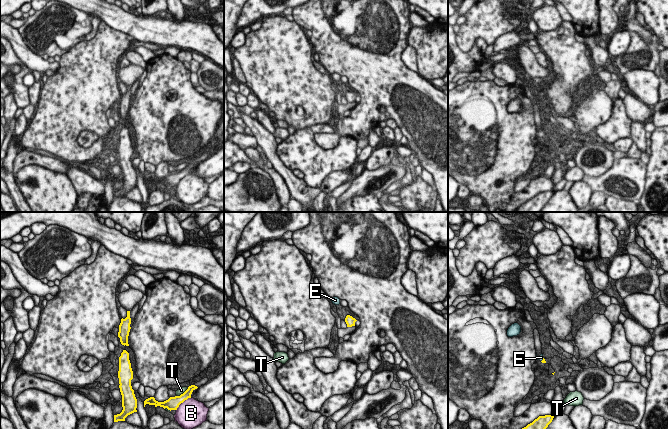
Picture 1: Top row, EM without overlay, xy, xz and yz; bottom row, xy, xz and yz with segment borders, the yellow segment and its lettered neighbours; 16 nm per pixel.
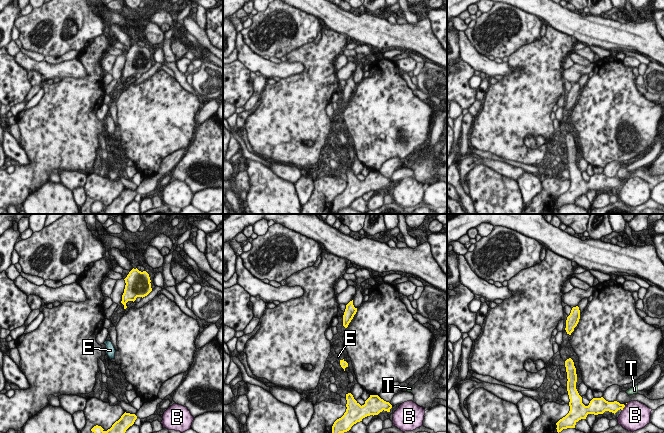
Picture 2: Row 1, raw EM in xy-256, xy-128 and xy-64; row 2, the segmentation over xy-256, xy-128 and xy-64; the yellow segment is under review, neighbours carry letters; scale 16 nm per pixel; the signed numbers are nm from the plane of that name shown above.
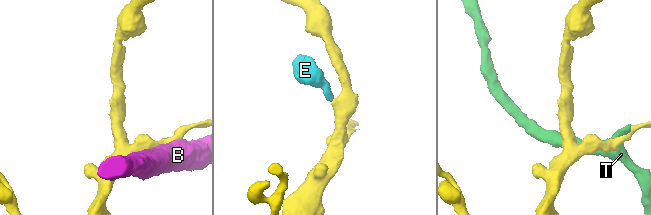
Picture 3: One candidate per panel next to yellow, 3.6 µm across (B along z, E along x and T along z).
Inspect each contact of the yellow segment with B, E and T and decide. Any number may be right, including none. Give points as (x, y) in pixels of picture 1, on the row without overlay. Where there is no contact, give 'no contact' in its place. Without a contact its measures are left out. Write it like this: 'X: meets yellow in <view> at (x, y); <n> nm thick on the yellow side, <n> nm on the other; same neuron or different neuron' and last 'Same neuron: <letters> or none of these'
B: meets yellow in xy at (182, 178); 200 nm thick on the yellow side, 460 nm on the other; different neuron
E: meets yellow in yz at (543, 135); 60 nm thick on the yellow side, 70 nm on the other; same neuron
T: meets yellow in xy at (183, 169); 200 nm thick on the yellow side, 100 nm on the other; different neuron
Same neuron: E

